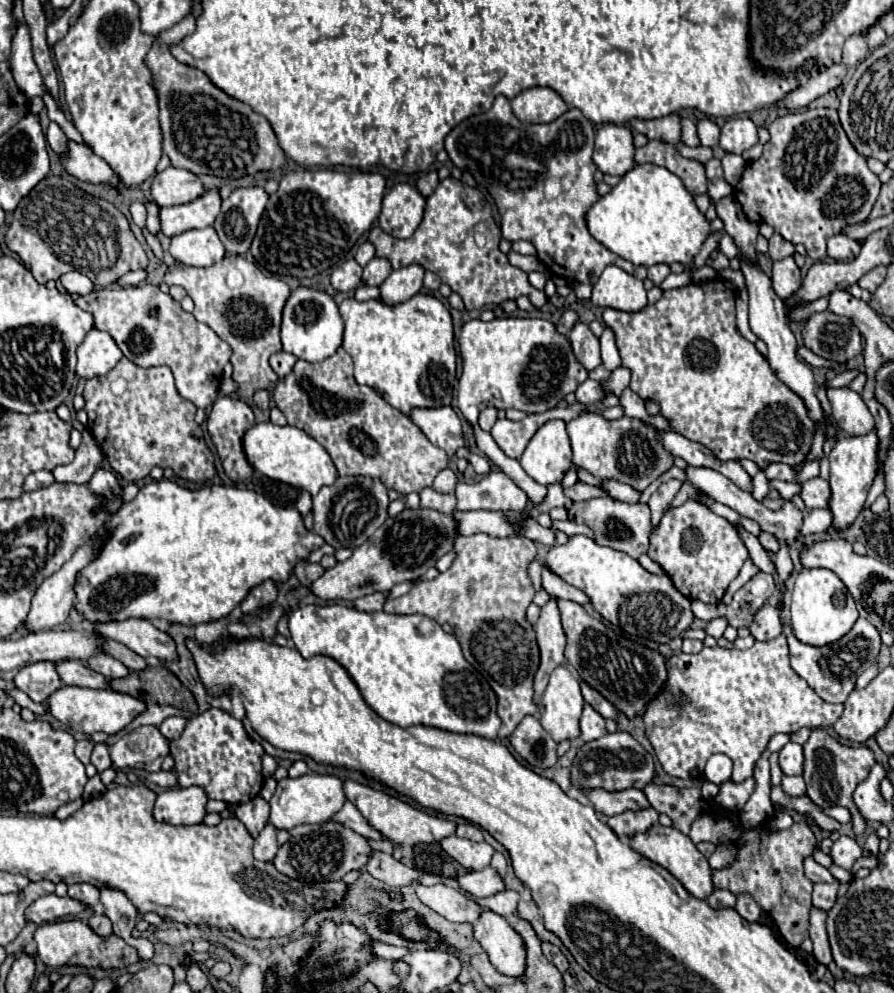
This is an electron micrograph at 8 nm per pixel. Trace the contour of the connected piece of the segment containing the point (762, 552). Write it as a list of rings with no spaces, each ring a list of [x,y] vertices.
[[[735,523],[735,529],[739,531],[739,535],[741,535],[741,539],[743,539],[747,551],[749,551],[749,555],[751,555],[751,559],[753,559],[753,563],[755,563],[763,573],[775,573],[773,561],[771,561],[771,557],[769,557],[767,551],[761,547],[761,543],[757,541],[757,537],[751,535],[751,533],[747,533],[747,531],[745,531],[741,525],[737,525],[737,523]]]

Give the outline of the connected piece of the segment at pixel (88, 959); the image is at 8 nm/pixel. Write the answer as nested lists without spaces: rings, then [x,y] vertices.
[[[79,919],[39,925],[35,931],[35,943],[37,943],[37,953],[39,953],[41,961],[49,967],[85,965],[85,967],[121,969],[121,967],[127,967],[127,965],[139,961],[137,951],[133,947],[129,947],[127,943],[123,943],[123,939],[119,939],[117,935],[99,937],[97,933],[93,933],[93,929],[87,923],[83,923]]]

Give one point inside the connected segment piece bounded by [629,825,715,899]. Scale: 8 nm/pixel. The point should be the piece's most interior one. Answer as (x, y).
(670, 848)

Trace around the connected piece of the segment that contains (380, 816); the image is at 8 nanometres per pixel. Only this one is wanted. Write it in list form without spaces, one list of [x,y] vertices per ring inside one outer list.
[[[347,779],[347,799],[351,803],[355,803],[355,807],[359,807],[359,811],[363,813],[363,817],[371,823],[371,827],[375,827],[377,831],[381,831],[391,843],[395,845],[417,845],[417,843],[433,843],[433,841],[441,841],[447,835],[455,833],[455,823],[441,819],[441,817],[431,817],[429,813],[411,807],[409,803],[387,795],[381,789],[373,789],[369,785],[363,785],[359,781],[349,781]]]

